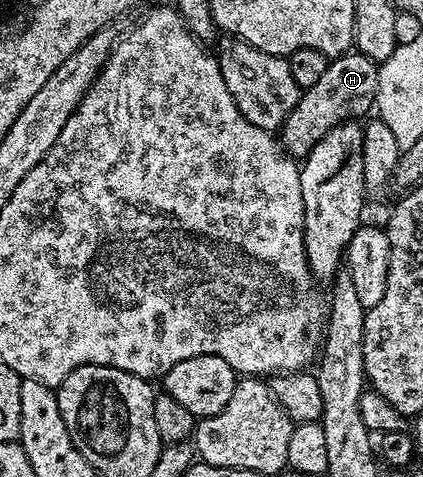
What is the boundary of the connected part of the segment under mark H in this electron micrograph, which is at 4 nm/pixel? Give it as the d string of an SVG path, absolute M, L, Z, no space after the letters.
M357 49L333 56L327 62L324 74L315 85L303 90L296 108L282 124L280 142L285 150L296 159L304 159L329 131L341 123L361 120L361 115L369 116L378 98L378 69L379 64Z

